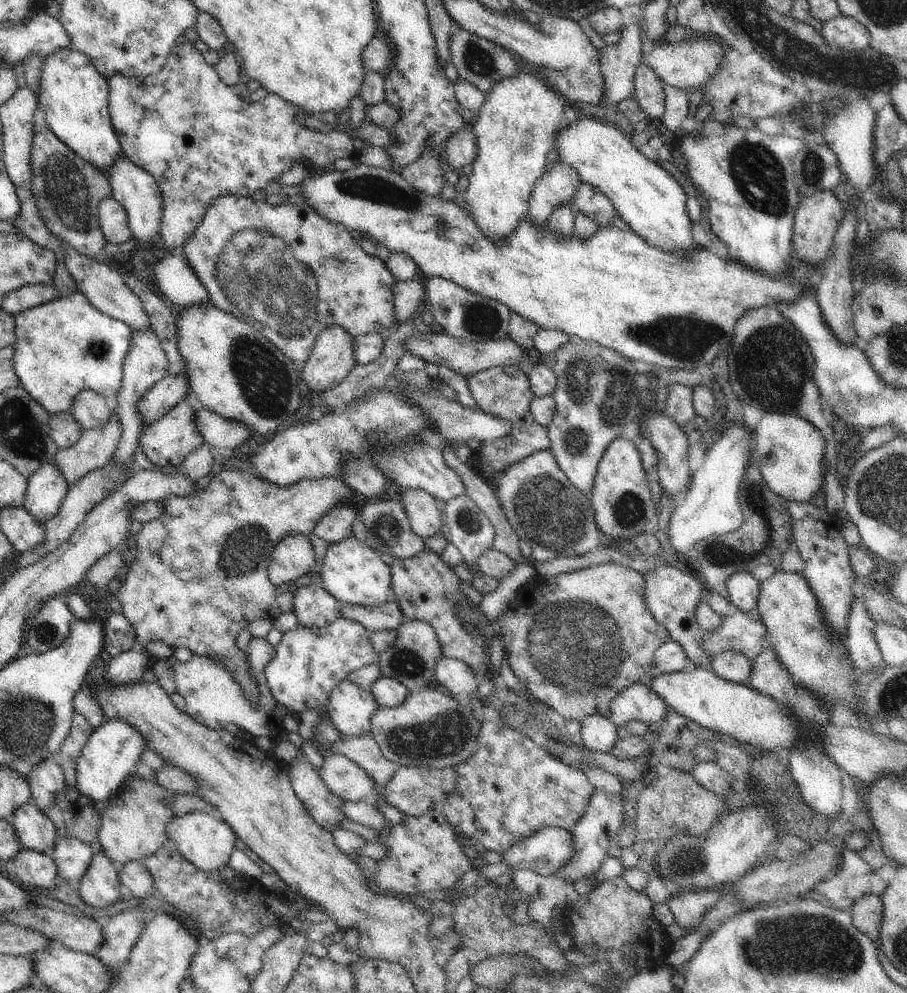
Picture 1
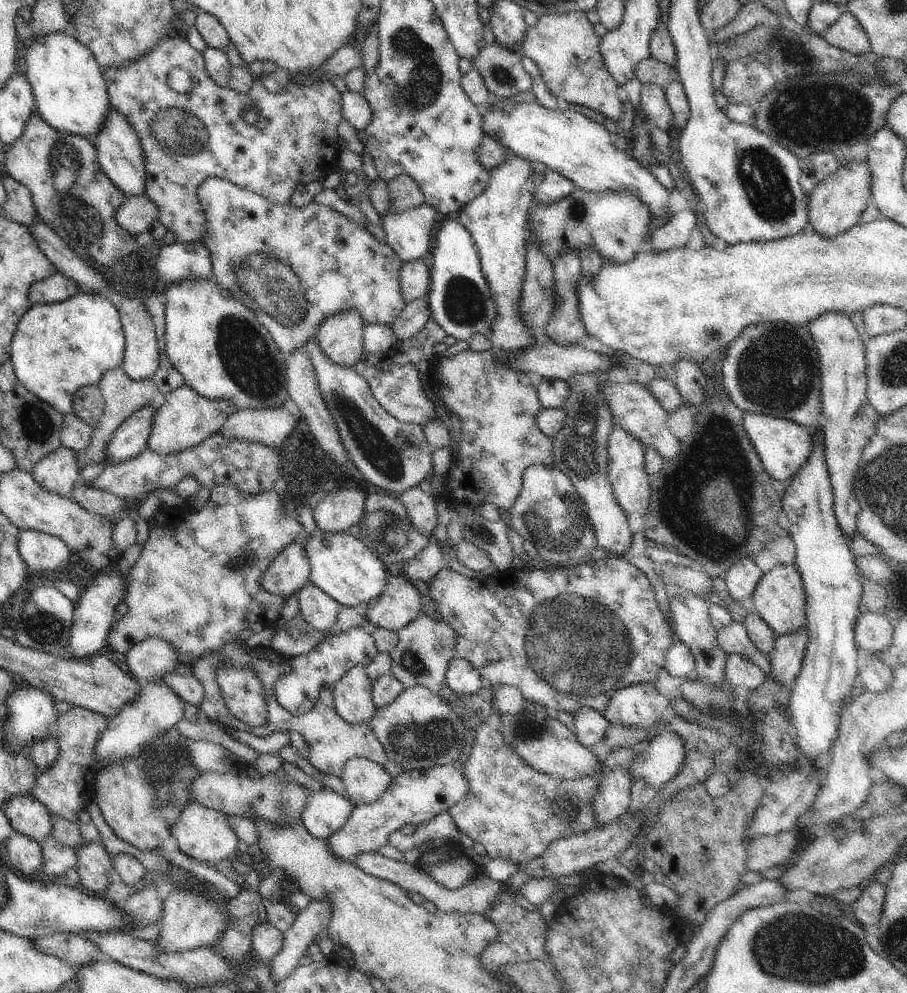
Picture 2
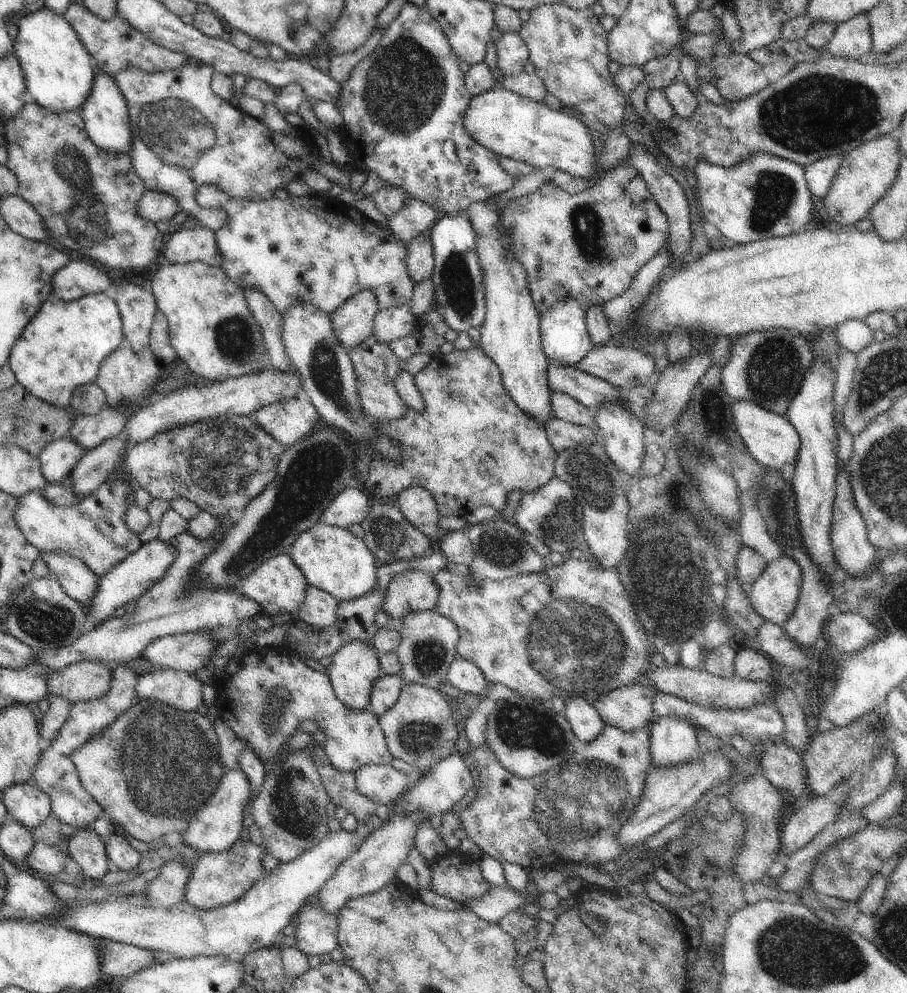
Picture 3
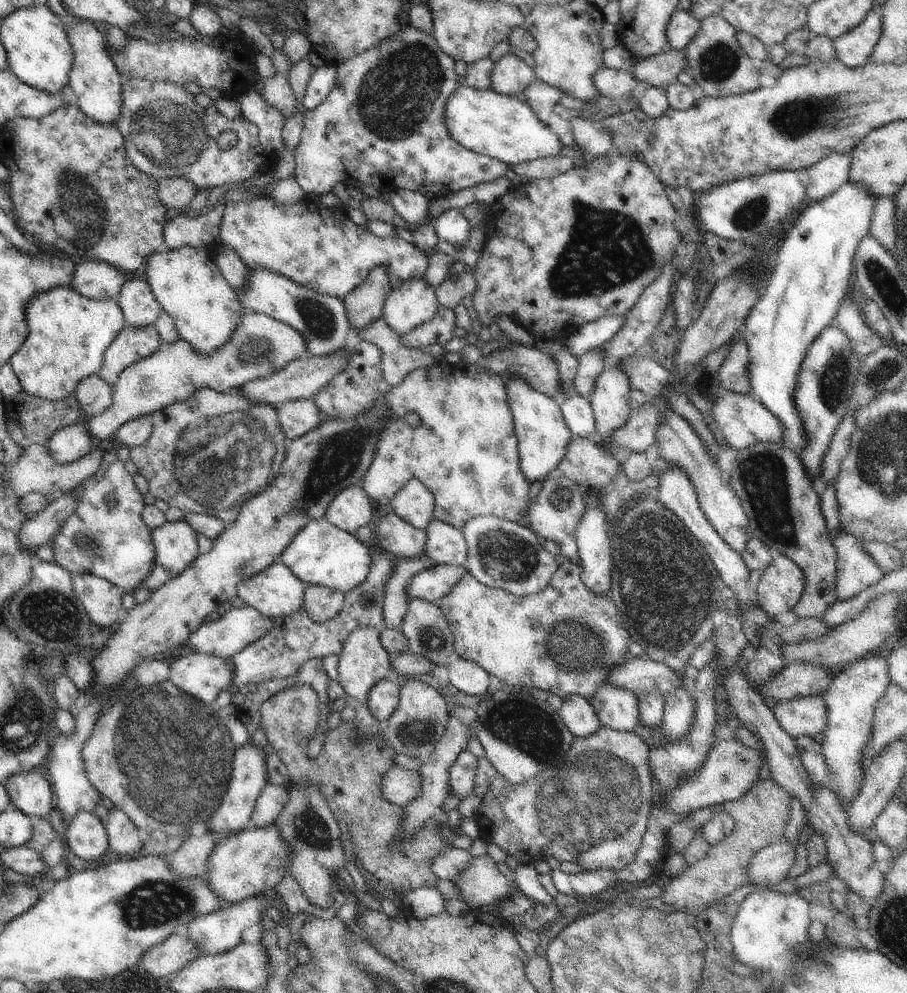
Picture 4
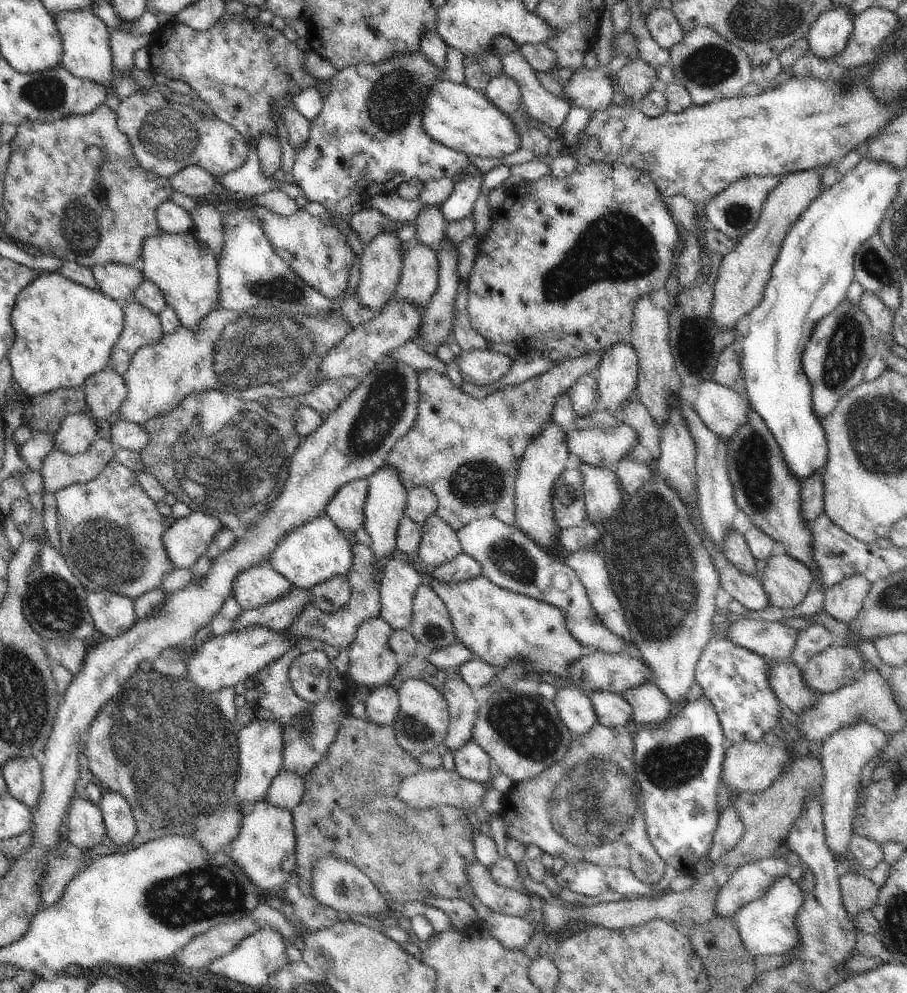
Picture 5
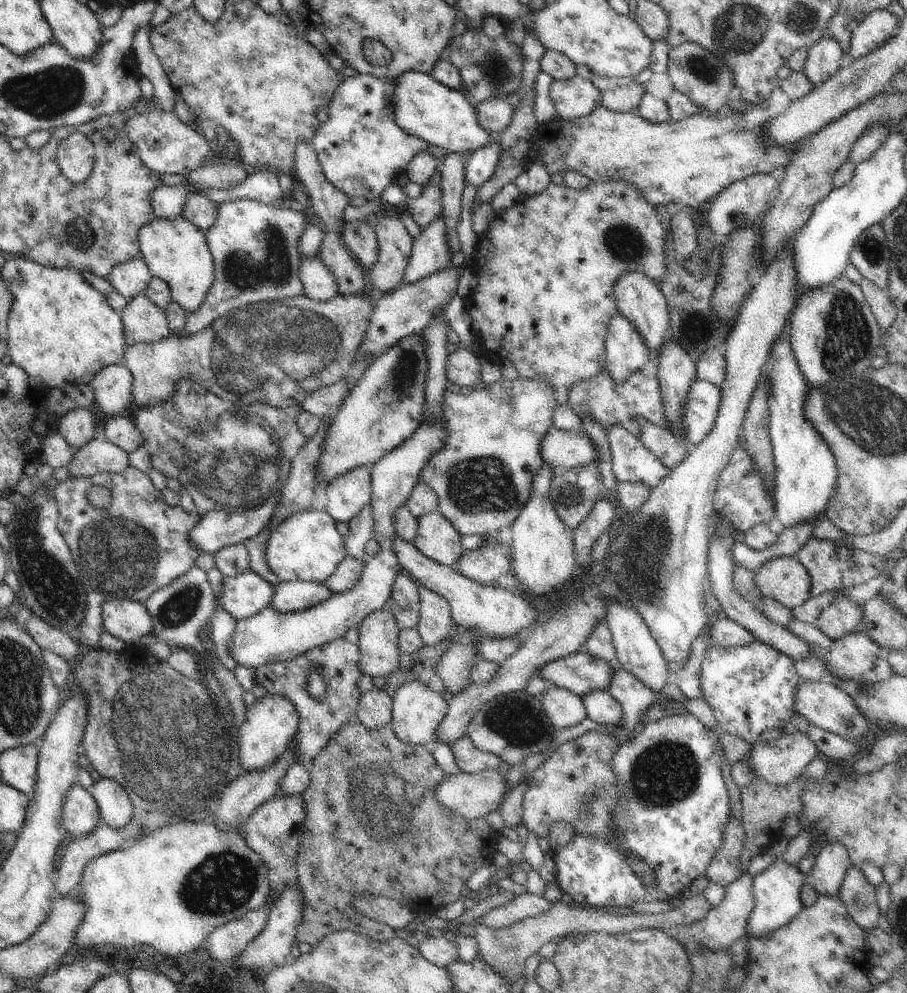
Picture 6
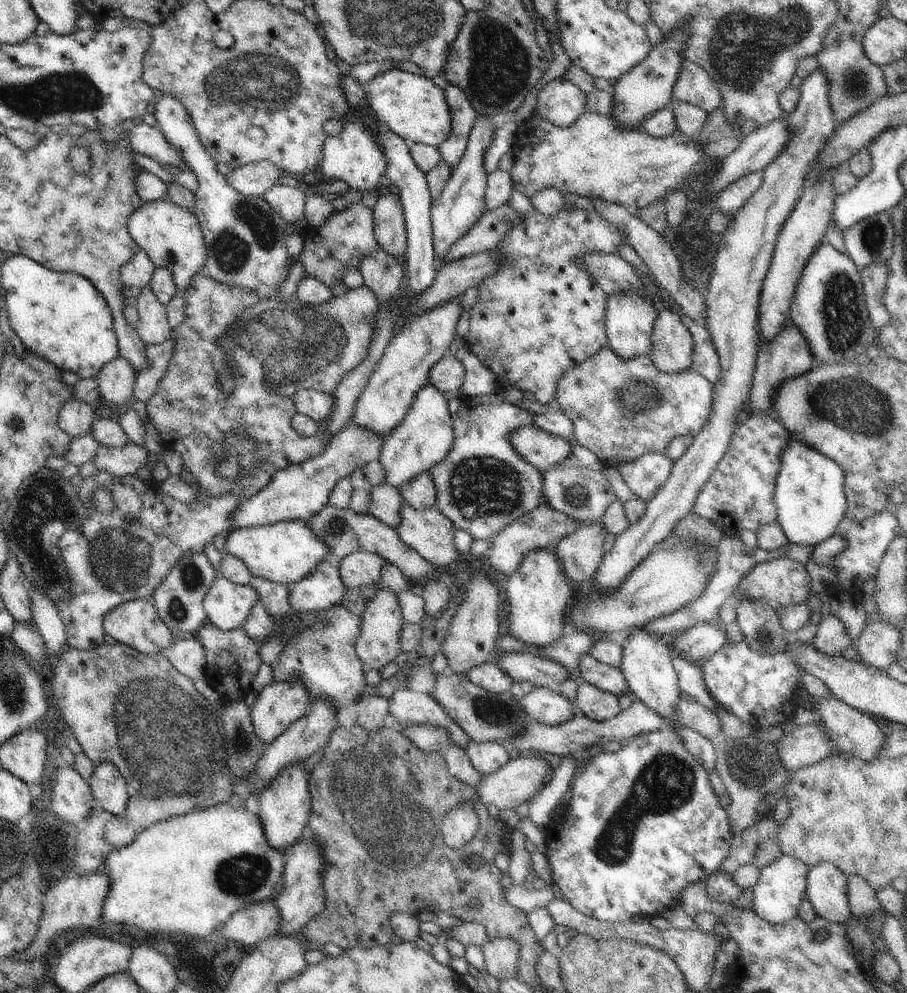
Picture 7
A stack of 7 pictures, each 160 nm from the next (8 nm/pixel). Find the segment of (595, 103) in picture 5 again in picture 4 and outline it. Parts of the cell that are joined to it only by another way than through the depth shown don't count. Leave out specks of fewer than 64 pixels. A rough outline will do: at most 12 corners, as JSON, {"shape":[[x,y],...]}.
{"shape":[[600,67],[593,81],[601,96],[627,98],[637,83],[631,70]]}

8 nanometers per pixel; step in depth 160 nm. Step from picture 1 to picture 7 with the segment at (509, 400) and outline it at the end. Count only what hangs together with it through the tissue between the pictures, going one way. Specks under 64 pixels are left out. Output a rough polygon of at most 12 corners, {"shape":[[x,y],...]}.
{"shape":[[462,396],[434,506],[473,539],[544,502],[509,440],[534,414]]}

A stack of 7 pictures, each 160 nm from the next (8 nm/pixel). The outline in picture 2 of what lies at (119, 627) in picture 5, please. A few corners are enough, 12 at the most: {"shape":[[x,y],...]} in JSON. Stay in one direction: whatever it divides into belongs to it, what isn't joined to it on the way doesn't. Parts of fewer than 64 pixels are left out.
{"shape":[[19,530],[18,550],[34,572],[74,566],[66,543]]}

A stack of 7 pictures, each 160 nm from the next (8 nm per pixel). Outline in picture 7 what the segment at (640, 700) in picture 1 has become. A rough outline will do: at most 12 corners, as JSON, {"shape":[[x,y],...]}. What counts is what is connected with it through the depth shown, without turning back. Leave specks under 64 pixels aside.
{"shape":[[586,681],[574,706],[588,718],[610,720],[621,711],[618,696]]}

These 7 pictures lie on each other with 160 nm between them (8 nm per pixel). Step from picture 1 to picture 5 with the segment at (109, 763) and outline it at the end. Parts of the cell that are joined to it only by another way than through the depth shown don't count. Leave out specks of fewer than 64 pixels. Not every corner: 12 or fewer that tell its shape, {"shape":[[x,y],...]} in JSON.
{"shape":[[257,624],[186,657],[189,676],[214,697],[250,684],[300,637]]}

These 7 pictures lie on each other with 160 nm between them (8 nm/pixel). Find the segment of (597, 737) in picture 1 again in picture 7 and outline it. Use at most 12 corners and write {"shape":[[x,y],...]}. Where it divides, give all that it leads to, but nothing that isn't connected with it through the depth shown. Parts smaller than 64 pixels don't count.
{"shape":[[536,685],[520,700],[530,720],[550,726],[577,712],[556,688]]}

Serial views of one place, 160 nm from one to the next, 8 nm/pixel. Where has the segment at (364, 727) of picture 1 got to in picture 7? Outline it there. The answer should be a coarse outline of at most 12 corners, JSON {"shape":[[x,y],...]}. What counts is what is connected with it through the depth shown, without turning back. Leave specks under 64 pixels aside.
{"shape":[[382,586],[365,604],[355,651],[367,670],[401,652],[397,594]]}

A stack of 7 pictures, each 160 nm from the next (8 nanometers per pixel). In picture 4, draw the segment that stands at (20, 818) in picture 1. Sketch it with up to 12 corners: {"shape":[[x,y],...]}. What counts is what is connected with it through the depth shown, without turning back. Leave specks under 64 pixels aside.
{"shape":[[38,768],[9,776],[12,806],[48,817],[53,788]]}

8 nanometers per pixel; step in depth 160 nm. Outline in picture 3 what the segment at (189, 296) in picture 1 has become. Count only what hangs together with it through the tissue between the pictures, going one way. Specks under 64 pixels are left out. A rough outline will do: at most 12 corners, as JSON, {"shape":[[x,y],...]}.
{"shape":[[200,226],[168,236],[172,264],[223,261],[215,232]]}

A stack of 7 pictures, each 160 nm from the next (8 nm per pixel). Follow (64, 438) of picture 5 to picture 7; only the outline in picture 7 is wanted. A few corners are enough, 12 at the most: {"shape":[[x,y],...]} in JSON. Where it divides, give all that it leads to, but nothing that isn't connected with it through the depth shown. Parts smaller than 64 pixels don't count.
{"shape":[[72,397],[58,426],[72,438],[91,432],[97,407]]}

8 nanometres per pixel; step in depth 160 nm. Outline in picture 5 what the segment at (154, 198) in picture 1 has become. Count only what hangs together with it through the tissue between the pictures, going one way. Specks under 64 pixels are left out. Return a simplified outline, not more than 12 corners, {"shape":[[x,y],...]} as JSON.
{"shape":[[90,7],[53,14],[61,63],[111,85],[110,29]]}

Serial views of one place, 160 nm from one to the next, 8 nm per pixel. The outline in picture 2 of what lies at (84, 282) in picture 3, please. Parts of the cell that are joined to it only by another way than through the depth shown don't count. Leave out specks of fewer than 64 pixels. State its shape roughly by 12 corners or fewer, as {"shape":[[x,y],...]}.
{"shape":[[60,271],[33,284],[34,305],[59,303],[80,292]]}

